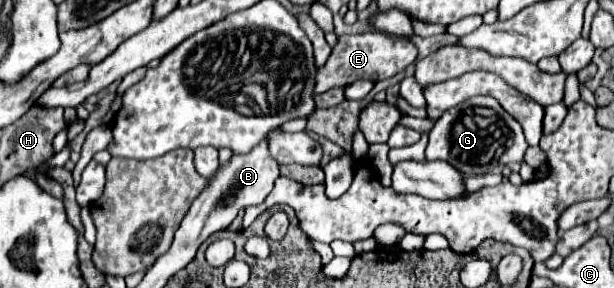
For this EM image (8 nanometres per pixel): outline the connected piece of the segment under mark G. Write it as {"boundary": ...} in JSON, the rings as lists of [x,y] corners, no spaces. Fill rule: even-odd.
{"boundary":[[[473,96],[461,106],[447,110],[431,128],[425,150],[427,160],[445,160],[463,174],[487,174],[495,166],[521,162],[527,142],[521,126],[491,96]]]}

